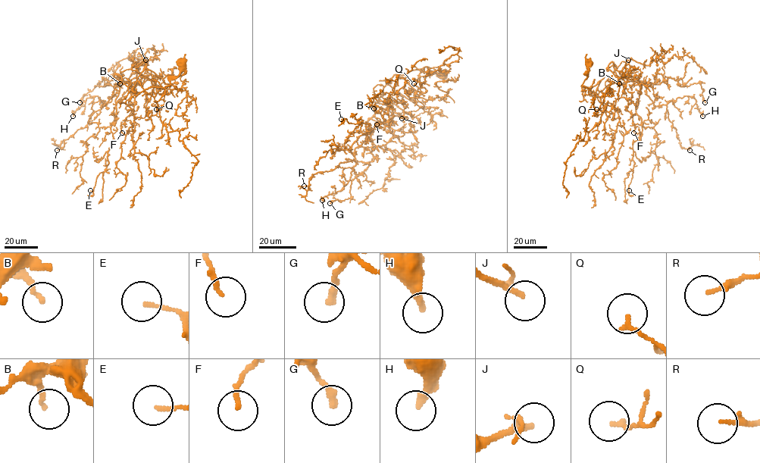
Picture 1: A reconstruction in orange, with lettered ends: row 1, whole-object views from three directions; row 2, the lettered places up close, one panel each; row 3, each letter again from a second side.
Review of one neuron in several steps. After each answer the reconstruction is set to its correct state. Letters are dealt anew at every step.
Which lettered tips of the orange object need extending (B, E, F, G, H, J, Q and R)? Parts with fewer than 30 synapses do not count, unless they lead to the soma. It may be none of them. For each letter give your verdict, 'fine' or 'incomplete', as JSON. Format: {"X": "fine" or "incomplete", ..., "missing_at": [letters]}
{"B": "fine", "E": "fine", "F": "fine", "G": "fine", "H": "incomplete", "J": "incomplete", "Q": "fine", "R": "fine", "missing_at": ["H", "J"]}

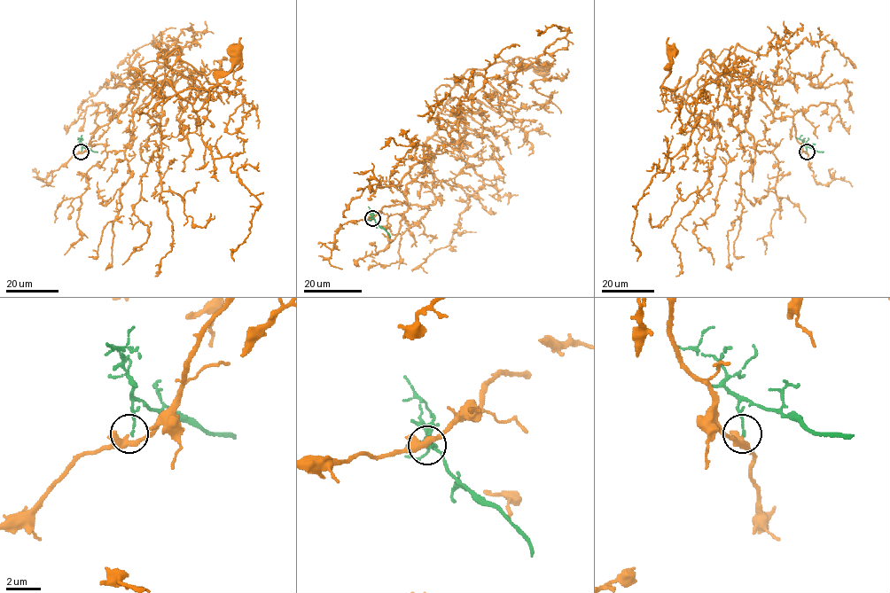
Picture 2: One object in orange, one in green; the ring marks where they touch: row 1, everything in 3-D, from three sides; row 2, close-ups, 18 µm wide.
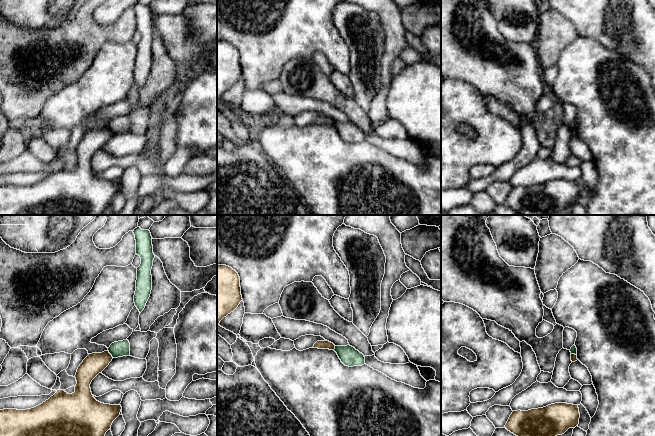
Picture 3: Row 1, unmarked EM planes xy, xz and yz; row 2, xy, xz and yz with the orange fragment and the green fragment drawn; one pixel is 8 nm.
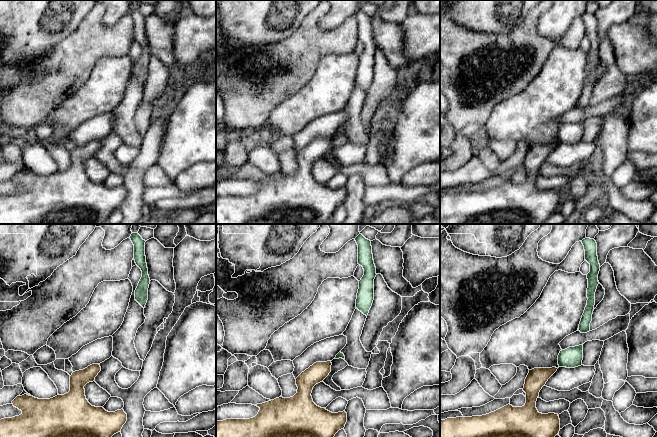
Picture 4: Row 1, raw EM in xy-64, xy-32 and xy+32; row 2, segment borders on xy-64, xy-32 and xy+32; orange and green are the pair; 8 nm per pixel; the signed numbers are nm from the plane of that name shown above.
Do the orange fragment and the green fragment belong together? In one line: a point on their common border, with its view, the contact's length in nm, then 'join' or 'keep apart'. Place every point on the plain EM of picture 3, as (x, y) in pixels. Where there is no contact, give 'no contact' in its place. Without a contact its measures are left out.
meets orange in xy at (110, 130); contact 80 nm long; keep apart

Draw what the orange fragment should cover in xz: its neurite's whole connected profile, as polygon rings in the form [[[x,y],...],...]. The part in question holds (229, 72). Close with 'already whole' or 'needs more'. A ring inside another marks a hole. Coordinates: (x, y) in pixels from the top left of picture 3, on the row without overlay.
[[[217,41],[217,100],[242,76],[238,49],[229,42]]] | already whole

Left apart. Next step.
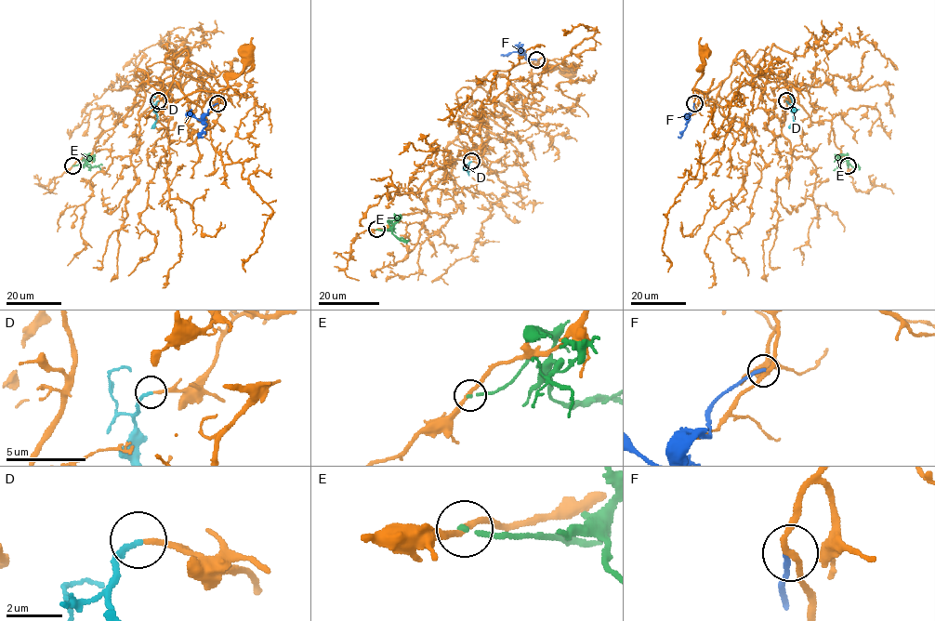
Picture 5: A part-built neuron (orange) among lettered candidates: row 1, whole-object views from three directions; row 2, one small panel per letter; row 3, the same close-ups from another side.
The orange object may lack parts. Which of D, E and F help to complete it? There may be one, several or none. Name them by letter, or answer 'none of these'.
D

